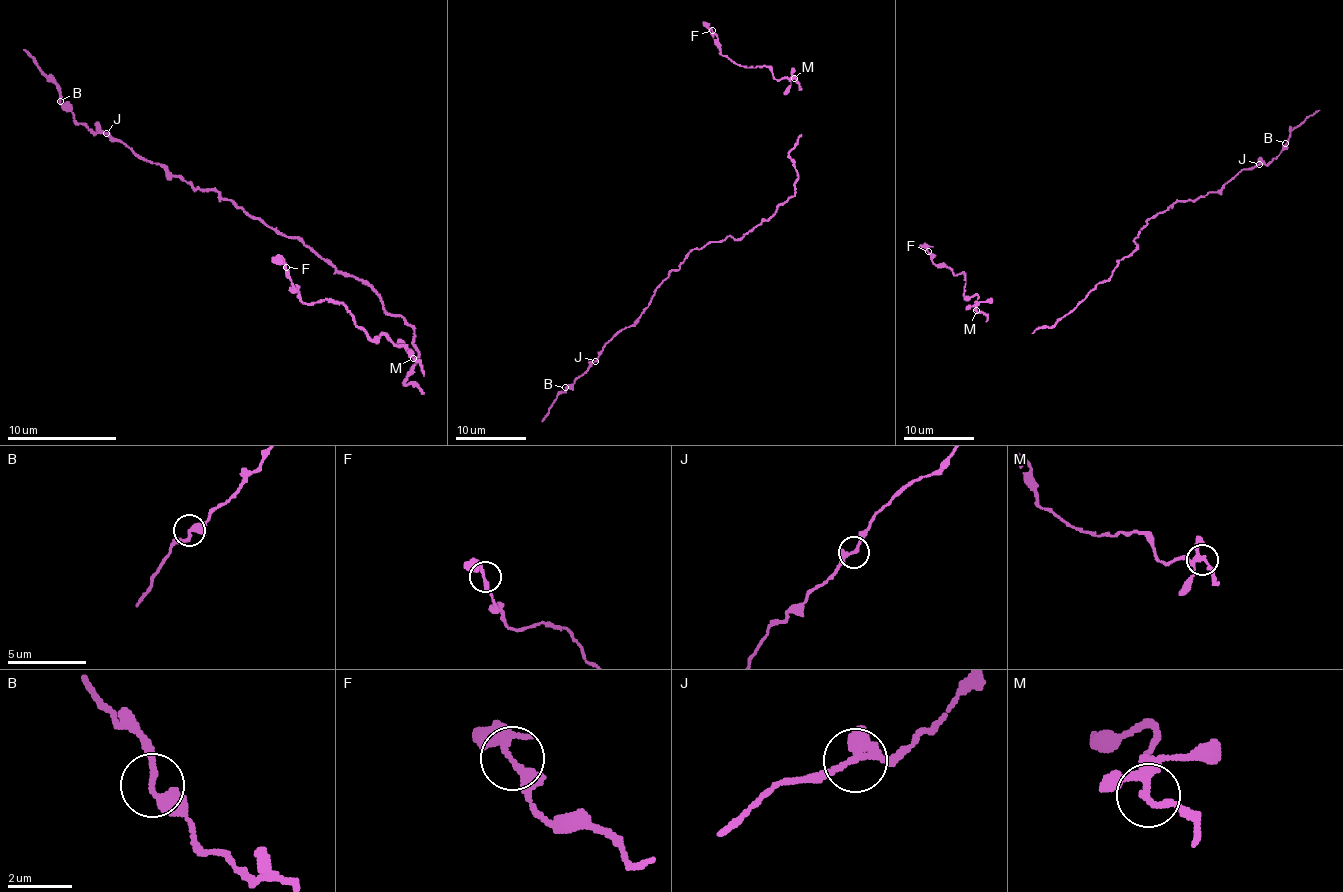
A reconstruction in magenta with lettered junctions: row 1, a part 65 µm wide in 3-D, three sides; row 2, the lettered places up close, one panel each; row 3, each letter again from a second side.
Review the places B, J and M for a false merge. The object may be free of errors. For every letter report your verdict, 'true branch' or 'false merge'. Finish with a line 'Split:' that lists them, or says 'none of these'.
B: true branch
J: true branch
M: true branch
Split: none of these

